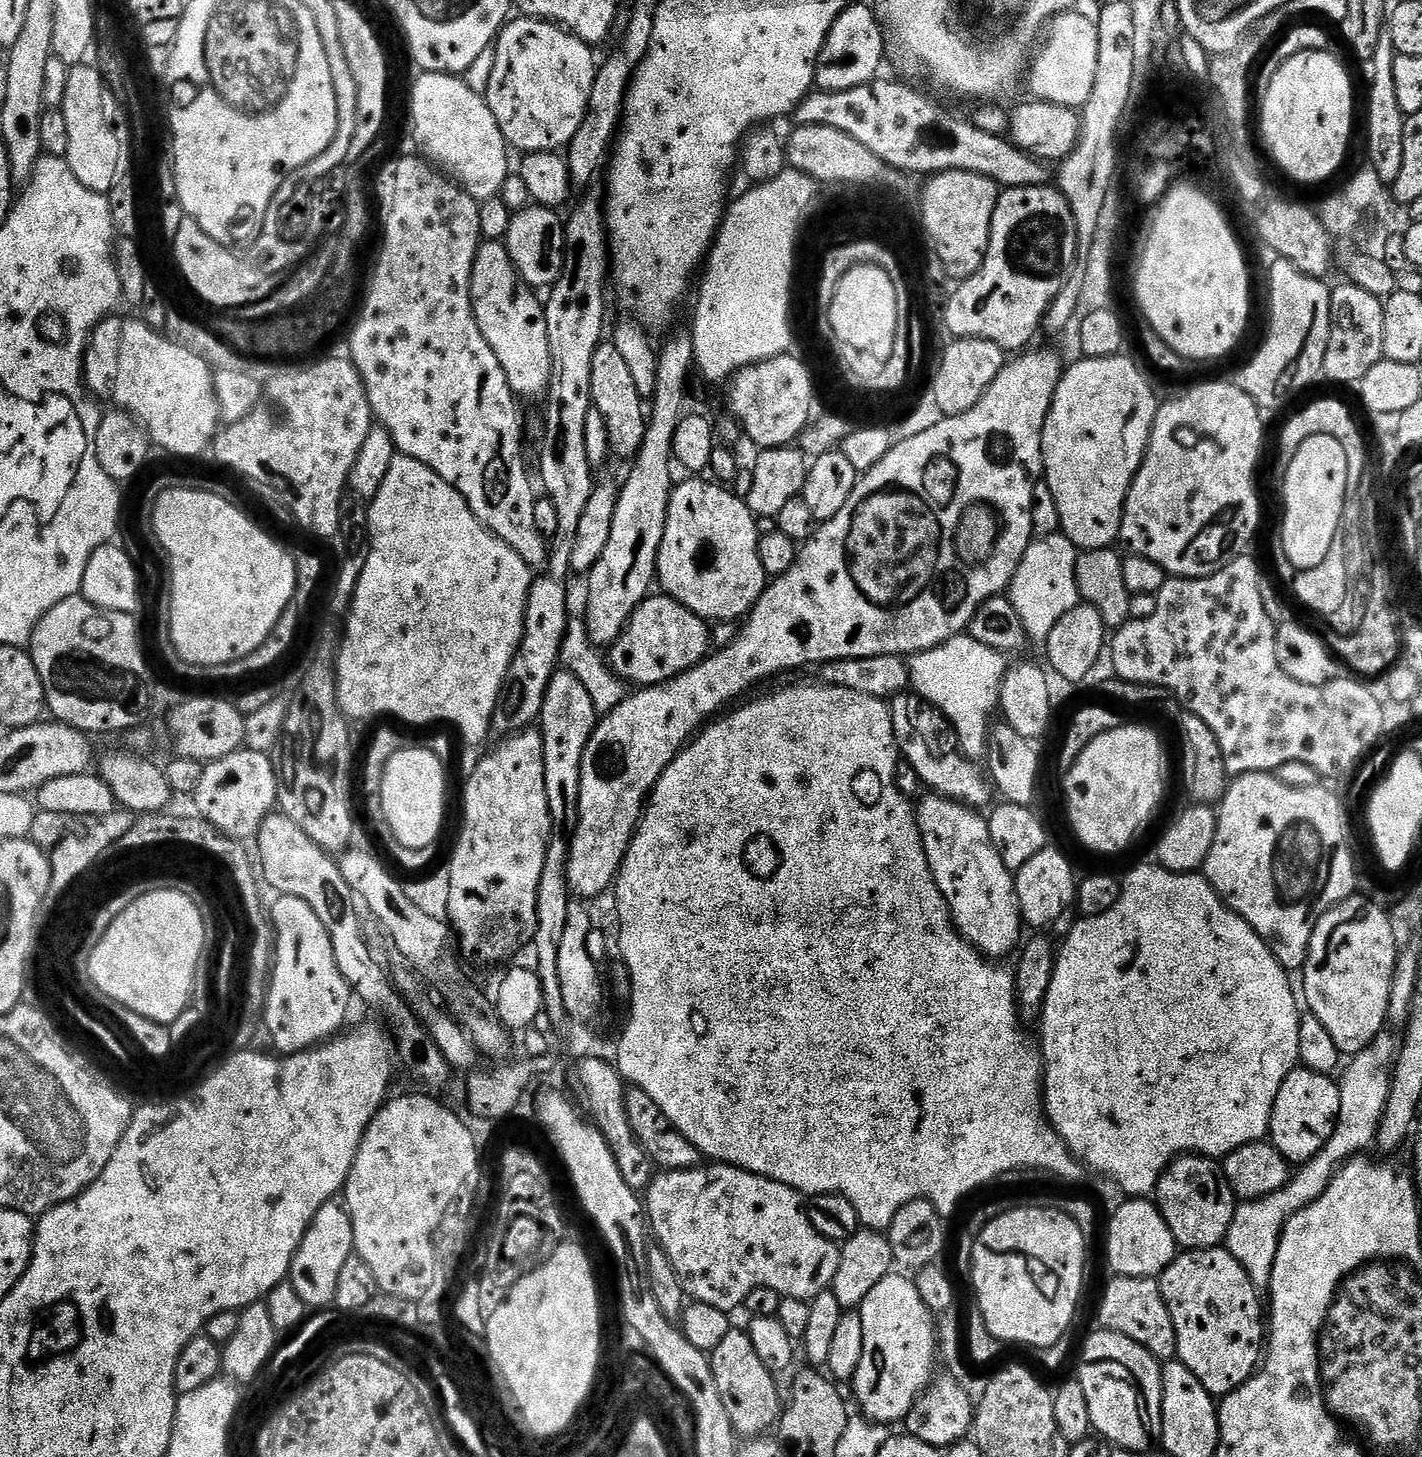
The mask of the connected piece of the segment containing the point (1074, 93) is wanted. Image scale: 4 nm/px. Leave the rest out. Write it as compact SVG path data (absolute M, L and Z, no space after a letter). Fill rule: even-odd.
M1069 10L1052 17L1047 25L1048 41L1044 49L1035 53L1034 59L1026 72L1026 88L1037 100L1045 100L1048 104L1057 104L1067 108L1083 109L1090 98L1090 90L1094 90L1094 74L1098 71L1098 30L1095 19L1090 15L1083 16L1080 10Z

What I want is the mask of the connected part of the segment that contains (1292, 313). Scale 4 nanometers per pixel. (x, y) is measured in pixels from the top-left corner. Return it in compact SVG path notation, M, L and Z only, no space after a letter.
M1275 259L1271 262L1268 268L1268 312L1272 317L1268 320L1268 333L1264 336L1264 341L1260 344L1260 349L1256 352L1256 357L1241 370L1237 376L1234 376L1234 382L1239 388L1241 388L1245 394L1251 398L1252 401L1261 409L1268 410L1268 408L1280 408L1287 402L1291 396L1296 396L1308 383L1311 382L1315 376L1321 375L1324 359L1326 358L1326 346L1328 345L1328 339L1330 338L1330 288L1324 280L1315 280L1313 276L1307 276L1304 273L1300 273L1291 262L1284 259Z

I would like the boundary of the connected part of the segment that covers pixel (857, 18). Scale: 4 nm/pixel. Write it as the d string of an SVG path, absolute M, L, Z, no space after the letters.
M854 2L834 22L830 34L820 51L820 57L816 63L815 87L821 92L837 92L838 90L850 90L854 86L871 84L881 75L880 63L886 57L886 34L880 22L876 19L875 11L860 2Z

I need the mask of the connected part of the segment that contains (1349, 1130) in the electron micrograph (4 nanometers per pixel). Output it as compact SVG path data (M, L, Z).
M1388 1030L1378 1033L1366 1050L1347 1061L1348 1069L1347 1064L1343 1069L1344 1080L1339 1081L1340 1119L1336 1121L1334 1134L1328 1139L1324 1149L1305 1164L1299 1165L1297 1172L1300 1173L1297 1176L1295 1173L1288 1184L1282 1186L1282 1190L1261 1200L1237 1203L1236 1213L1230 1222L1226 1247L1228 1253L1240 1263L1242 1270L1246 1270L1256 1289L1264 1290L1268 1287L1274 1270L1274 1258L1278 1254L1278 1242L1288 1217L1310 1202L1322 1198L1322 1194L1326 1194L1326 1186L1330 1186L1341 1165L1351 1161L1354 1156L1367 1153L1368 1147L1371 1149L1375 1145L1378 1126L1382 1122L1382 1110L1386 1110L1390 1069L1398 1047L1397 1041L1392 1041L1391 1034L1393 1035Z

